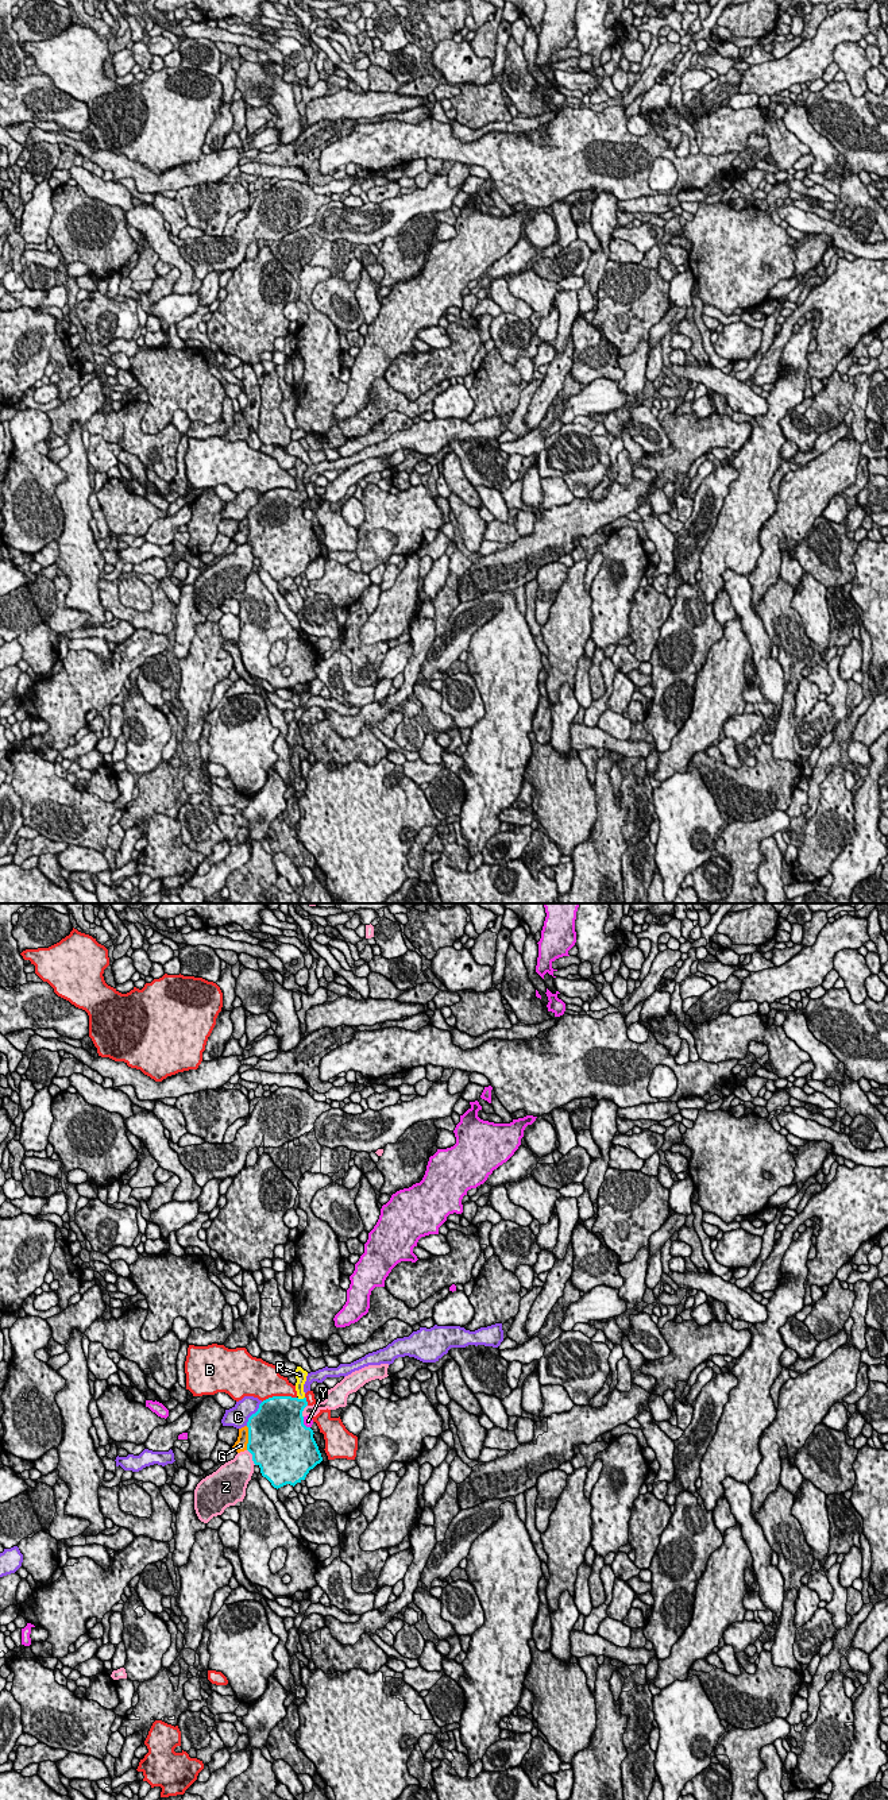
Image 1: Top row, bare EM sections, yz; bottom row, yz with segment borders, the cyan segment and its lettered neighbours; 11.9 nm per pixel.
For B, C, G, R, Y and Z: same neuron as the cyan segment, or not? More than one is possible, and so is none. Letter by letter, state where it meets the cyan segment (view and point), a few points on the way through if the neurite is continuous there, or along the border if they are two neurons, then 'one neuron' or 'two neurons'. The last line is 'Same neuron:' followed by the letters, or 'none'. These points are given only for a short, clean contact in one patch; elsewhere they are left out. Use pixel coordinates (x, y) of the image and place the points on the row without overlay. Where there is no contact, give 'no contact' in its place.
B: meets cyan in yz at (278, 489); two neurons
C: meets cyan in yz at (253, 507); two neurons
G: meets cyan in yz at (248, 531); two neurons
R: meets cyan in yz at (300, 492); runs through yz (284, 505), (300, 492), (301, 471); one neuron
Y: meets cyan in yz at (302, 516); two neurons
Z: meets cyan in yz at (253, 550); two neurons
Same neuron: R

